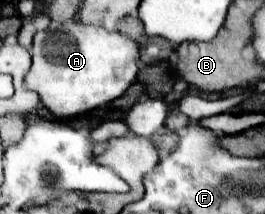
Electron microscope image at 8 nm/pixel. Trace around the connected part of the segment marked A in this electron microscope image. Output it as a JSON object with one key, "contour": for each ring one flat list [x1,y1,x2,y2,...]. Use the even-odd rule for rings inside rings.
{"contour":[[66,22,54,30,38,32,30,52,32,68,26,74,26,84,38,92,42,104,58,118,110,104,134,84,140,70,140,44,136,40,82,22]]}

